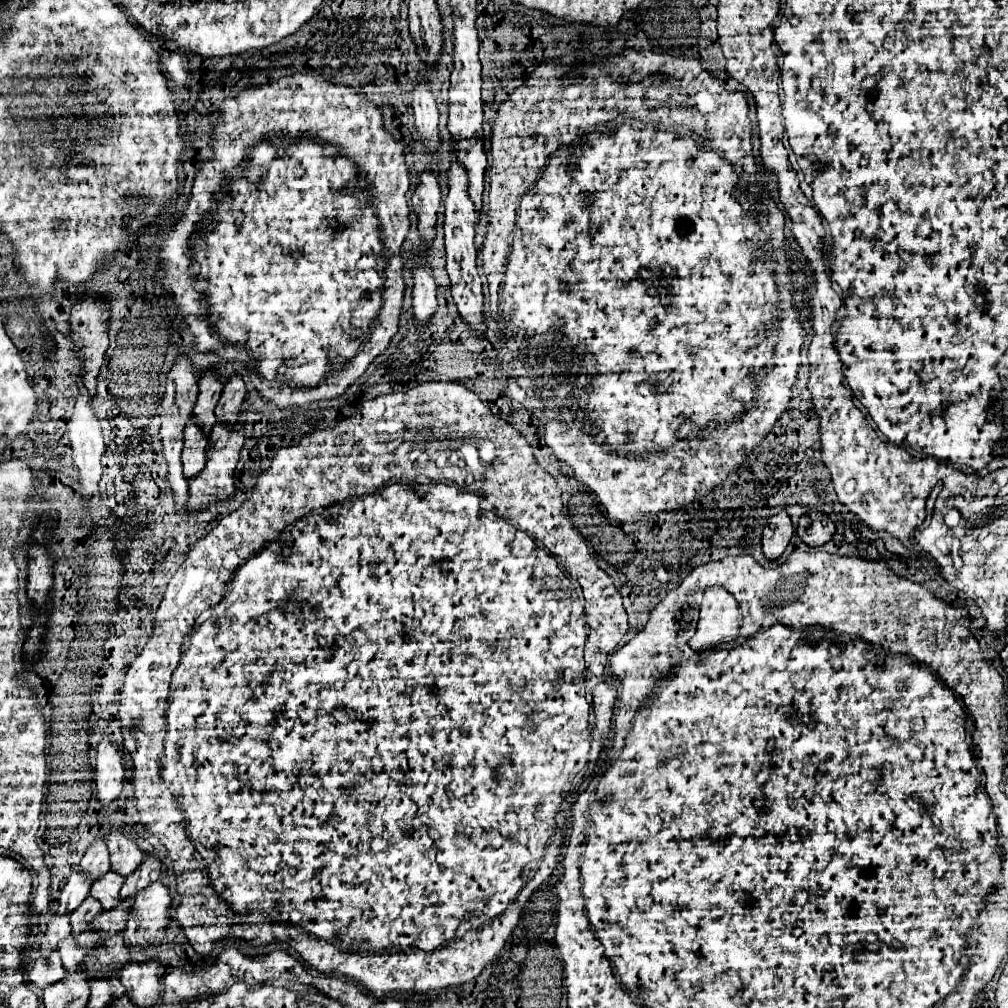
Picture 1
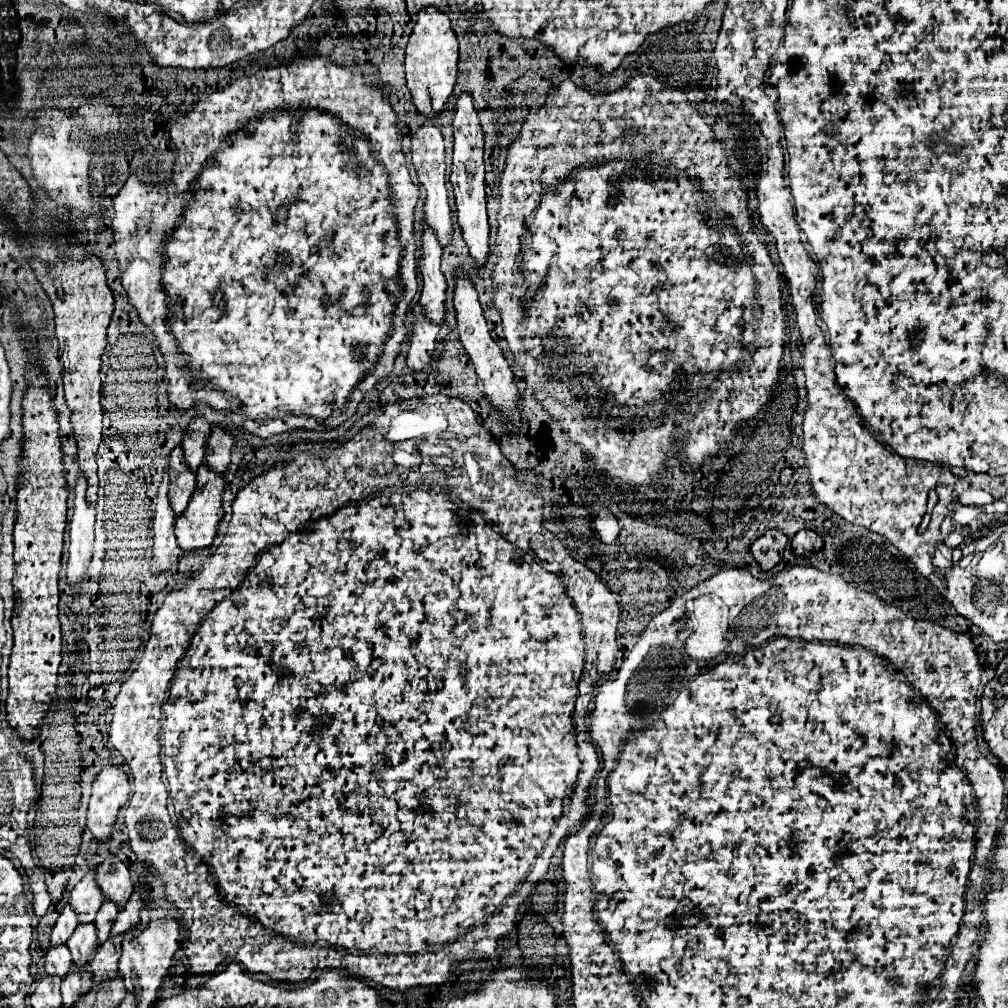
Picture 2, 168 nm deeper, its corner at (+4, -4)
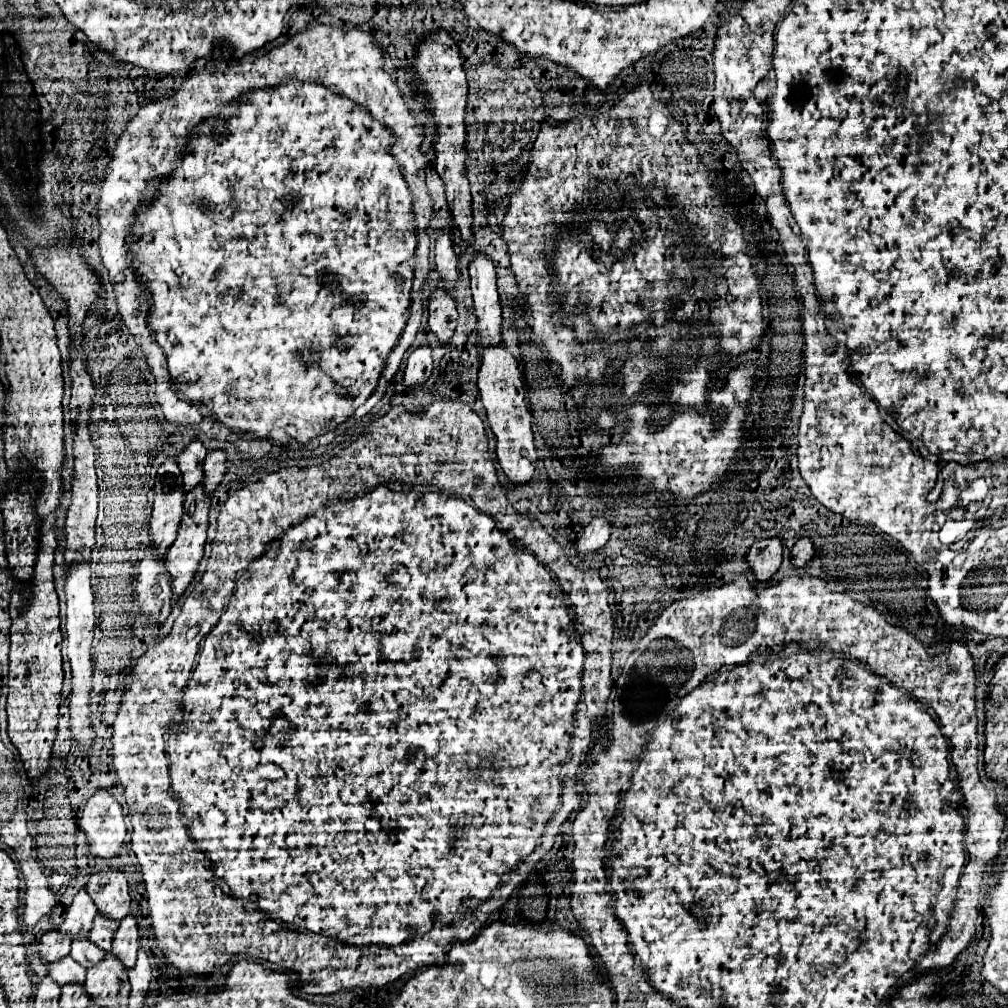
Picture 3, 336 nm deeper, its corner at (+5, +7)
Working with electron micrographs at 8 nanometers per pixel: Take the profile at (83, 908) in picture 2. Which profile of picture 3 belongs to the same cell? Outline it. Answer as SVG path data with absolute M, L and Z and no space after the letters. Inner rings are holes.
M86 889L78 891L78 895L74 897L74 903L64 913L64 923L60 925L62 935L68 935L70 939L76 939L76 937L88 939L88 933L92 929L96 913L98 913L98 909L90 901Z

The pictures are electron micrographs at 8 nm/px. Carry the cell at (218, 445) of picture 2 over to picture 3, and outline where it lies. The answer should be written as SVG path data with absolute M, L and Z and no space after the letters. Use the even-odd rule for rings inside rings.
M208 451L204 459L204 481L202 487L208 495L214 493L218 483L226 473L226 453L224 451Z

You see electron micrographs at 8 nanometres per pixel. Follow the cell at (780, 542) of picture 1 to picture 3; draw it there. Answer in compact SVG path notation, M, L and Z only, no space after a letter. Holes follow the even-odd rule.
M762 539L752 545L746 555L750 571L758 581L770 581L782 563L780 539Z

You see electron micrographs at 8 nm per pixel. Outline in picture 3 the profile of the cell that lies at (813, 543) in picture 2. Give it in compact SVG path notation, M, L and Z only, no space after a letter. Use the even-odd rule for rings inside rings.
M798 539L792 547L792 567L806 567L810 559L814 557L812 541L810 539Z

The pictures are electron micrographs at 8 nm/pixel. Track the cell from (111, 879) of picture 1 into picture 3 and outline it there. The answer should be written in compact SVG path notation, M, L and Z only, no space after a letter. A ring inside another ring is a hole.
M98 915L96 919L94 919L94 927L92 927L92 931L90 931L90 941L94 943L94 945L98 945L100 949L110 949L110 943L112 943L112 939L114 939L114 931L118 929L118 921L110 921L110 919L106 919L106 917L102 917L102 915Z

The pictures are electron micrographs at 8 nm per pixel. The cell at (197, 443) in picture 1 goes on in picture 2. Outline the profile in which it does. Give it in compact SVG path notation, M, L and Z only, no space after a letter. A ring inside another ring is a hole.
M177 444L169 456L169 498L175 516L183 514L183 508L187 508L193 488L195 488L195 472L187 468L185 456L183 456L183 446Z

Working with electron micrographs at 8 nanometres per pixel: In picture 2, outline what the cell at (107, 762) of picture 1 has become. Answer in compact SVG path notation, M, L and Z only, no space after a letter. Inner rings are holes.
M103 766L93 782L93 792L87 812L87 828L97 840L107 840L111 826L117 820L117 812L129 798L129 782L125 772L117 766Z

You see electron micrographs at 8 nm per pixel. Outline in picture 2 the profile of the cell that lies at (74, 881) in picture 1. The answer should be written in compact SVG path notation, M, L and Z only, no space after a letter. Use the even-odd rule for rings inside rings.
M65 906L59 920L53 926L53 934L51 934L51 944L63 944L69 940L69 936L73 934L77 926L77 916L75 910L71 906Z

